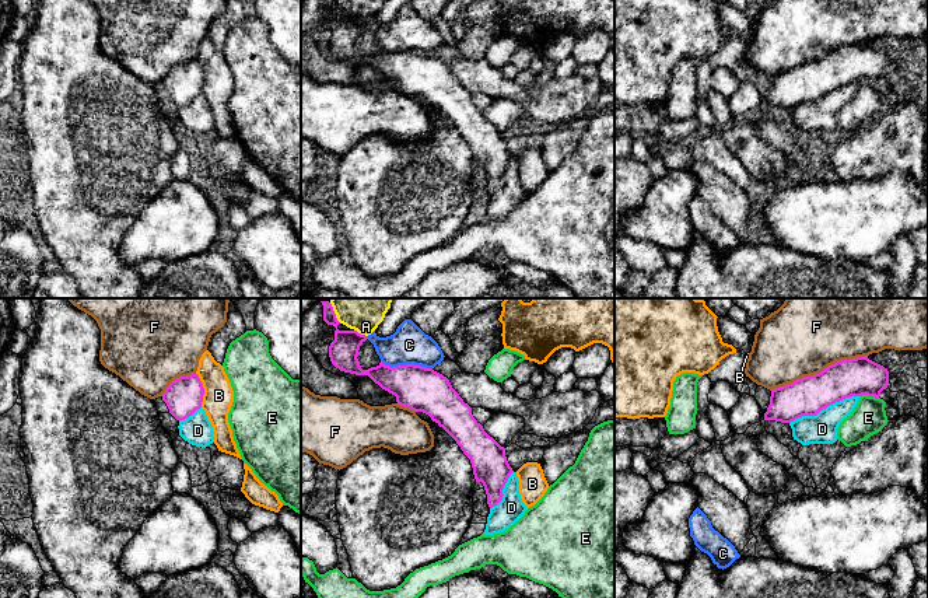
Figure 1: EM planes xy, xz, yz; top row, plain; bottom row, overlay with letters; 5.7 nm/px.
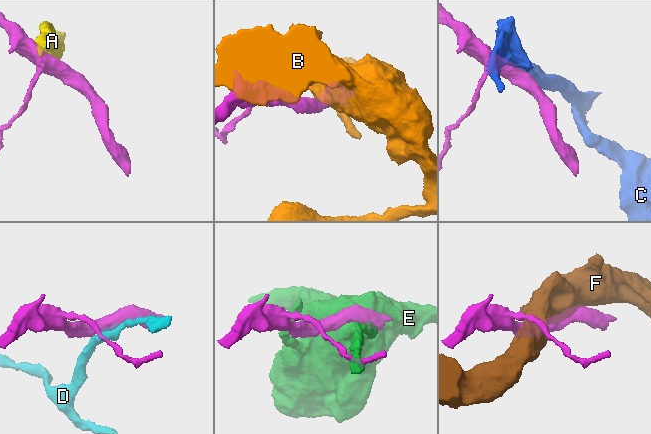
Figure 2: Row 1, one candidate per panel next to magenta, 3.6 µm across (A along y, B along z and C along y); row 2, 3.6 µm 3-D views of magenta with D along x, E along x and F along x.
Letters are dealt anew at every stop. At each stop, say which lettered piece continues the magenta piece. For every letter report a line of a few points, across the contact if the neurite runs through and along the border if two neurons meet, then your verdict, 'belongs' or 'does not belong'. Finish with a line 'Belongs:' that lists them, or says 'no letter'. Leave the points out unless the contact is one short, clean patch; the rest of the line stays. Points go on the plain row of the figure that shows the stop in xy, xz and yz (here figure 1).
A: line xz (354, 16), (366, 23); does not belong
B: does not belong
C: does not belong
D: line yz (860, 81), (843, 84), (815, 101), (802, 101), (790, 109); does not belong
E: does not belong
F: does not belong
Belongs: no letter

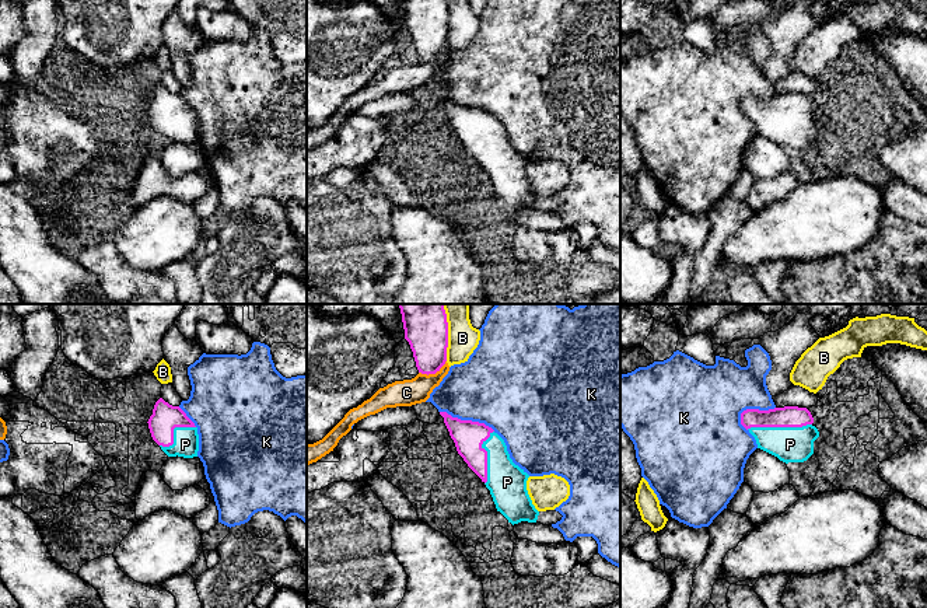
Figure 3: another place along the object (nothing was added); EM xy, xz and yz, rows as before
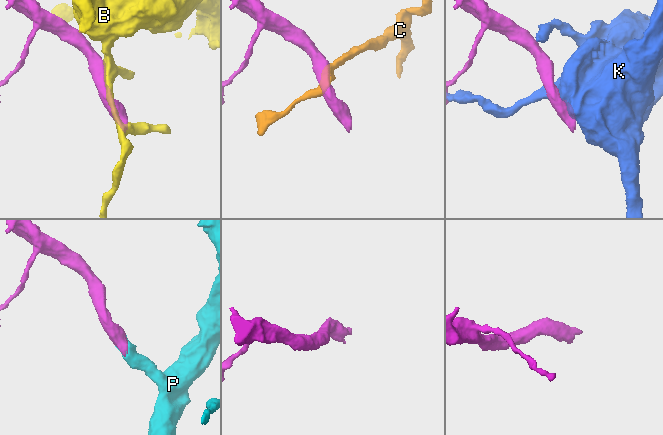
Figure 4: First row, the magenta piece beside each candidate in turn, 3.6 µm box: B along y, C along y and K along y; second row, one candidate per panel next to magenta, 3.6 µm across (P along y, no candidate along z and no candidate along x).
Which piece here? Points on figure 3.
B: does not belong
C: line xz (445, 46), (434, 59), (419, 59); does not belong
K: does not belong
P: line yz (789, 102), (779, 112), (790, 123), (790, 130); belongs
Belongs: P

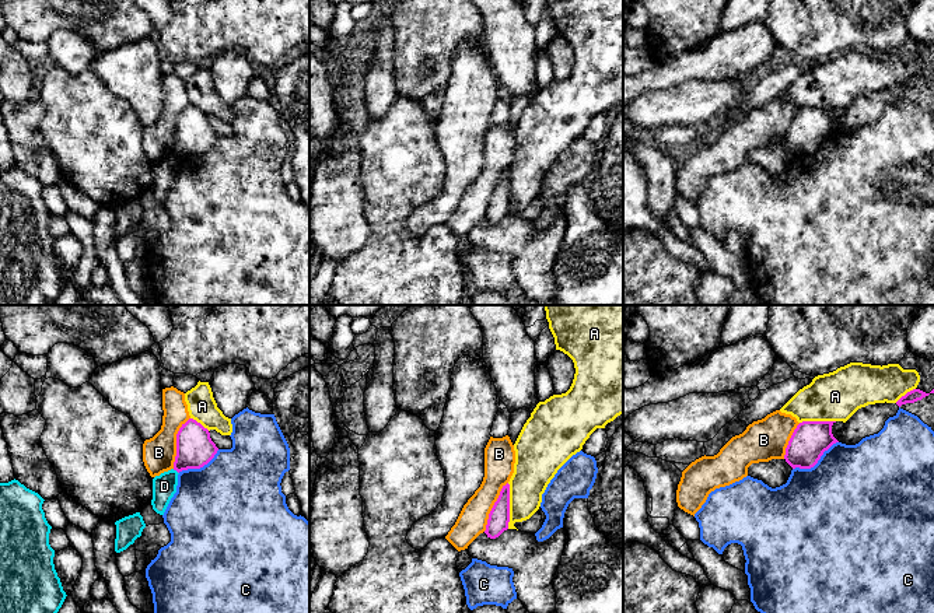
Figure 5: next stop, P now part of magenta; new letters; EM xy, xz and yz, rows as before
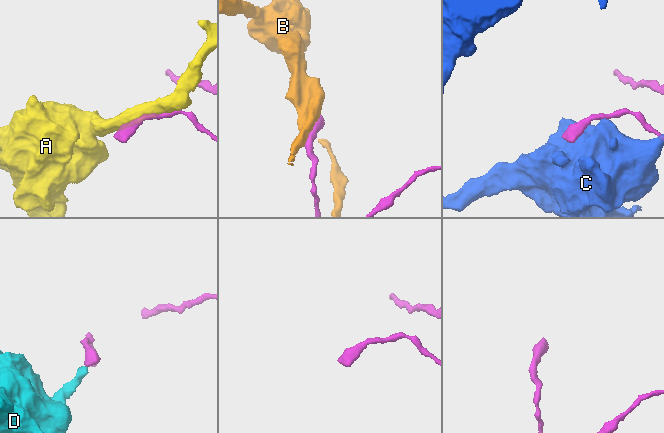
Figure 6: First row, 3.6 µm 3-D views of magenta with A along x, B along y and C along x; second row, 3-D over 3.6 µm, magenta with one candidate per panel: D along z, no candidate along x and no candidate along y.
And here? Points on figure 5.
A: does not belong
B: does not belong
C: does not belong
D: does not belong
Belongs: no letter

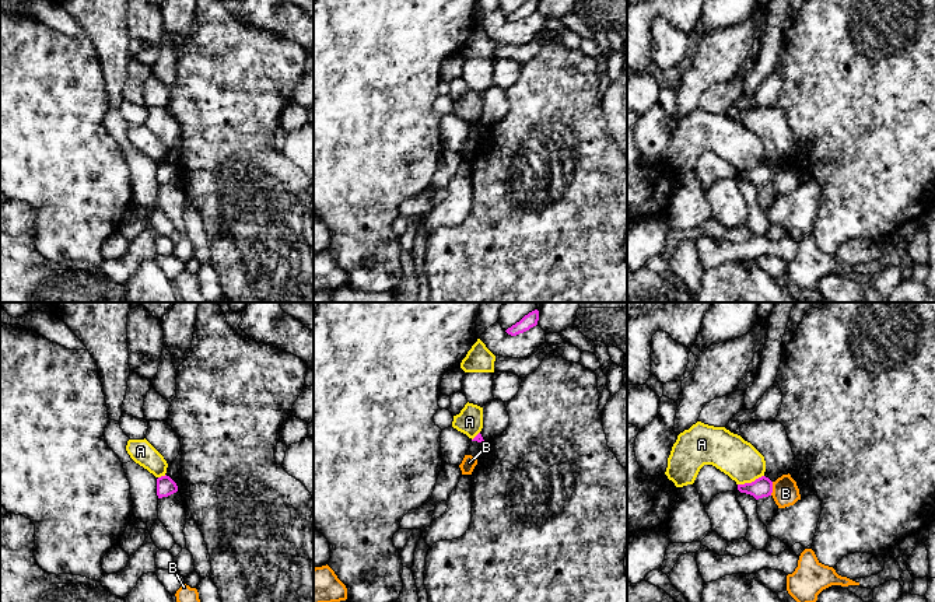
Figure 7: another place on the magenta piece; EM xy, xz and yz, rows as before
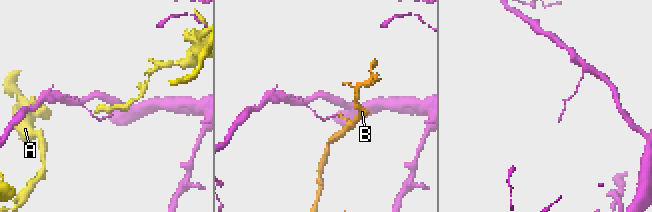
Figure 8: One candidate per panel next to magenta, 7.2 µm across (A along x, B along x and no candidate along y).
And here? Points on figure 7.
A: does not belong
B: line yz (773, 168), (770, 181); does not belong
Belongs: no letter

